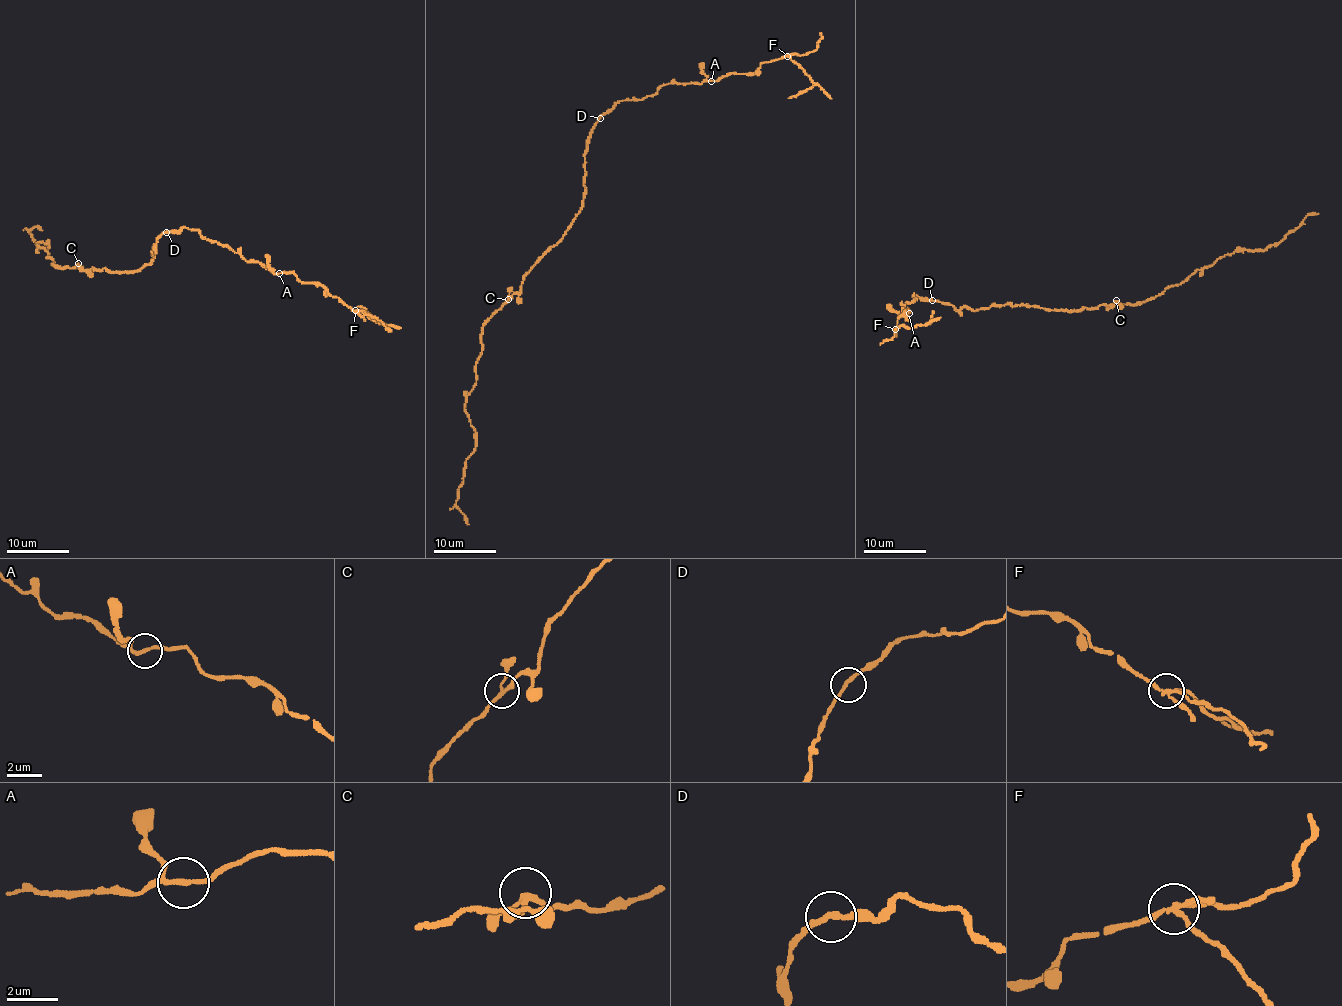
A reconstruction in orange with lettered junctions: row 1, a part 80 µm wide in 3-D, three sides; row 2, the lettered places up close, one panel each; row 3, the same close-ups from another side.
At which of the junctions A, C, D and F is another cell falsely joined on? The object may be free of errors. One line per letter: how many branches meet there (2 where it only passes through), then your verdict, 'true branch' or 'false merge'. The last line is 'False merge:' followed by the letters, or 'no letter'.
A: 3 | true branch
C: 3 | true branch
D: 2 | true branch
F: 3 | false merge
False merge: F

